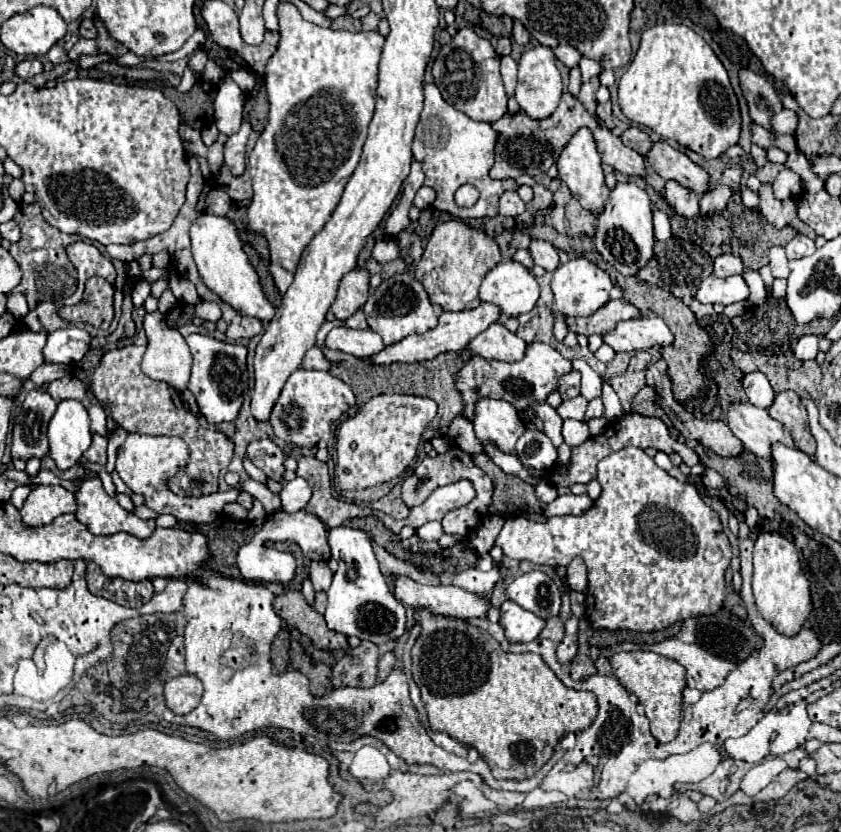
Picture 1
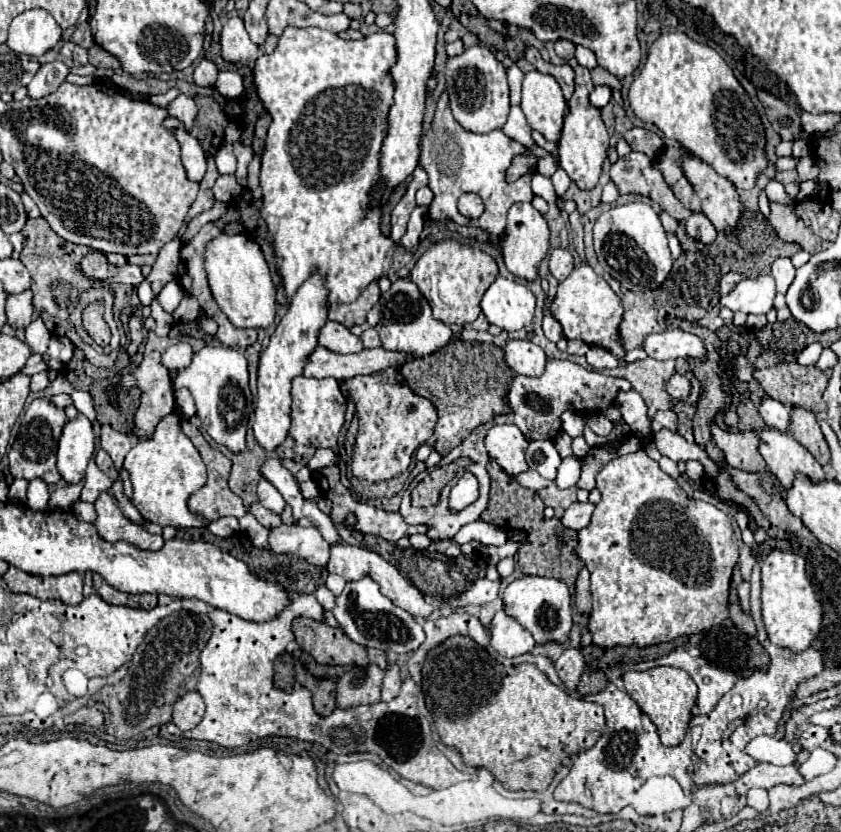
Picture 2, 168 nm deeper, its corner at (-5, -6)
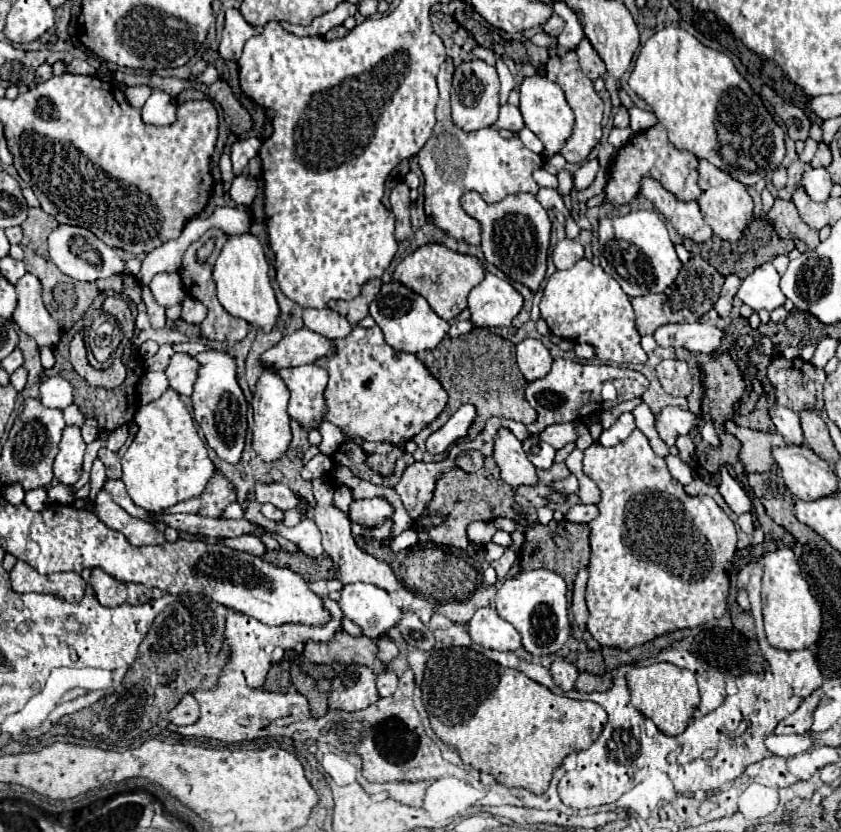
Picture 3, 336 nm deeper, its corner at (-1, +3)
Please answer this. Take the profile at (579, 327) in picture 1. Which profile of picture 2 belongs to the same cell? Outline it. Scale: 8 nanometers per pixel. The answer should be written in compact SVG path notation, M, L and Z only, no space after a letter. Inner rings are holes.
M682 252L680 258L674 260L672 272L668 274L668 278L664 280L662 286L658 286L656 290L648 290L648 292L630 292L626 290L622 296L622 306L624 306L624 316L618 328L618 340L622 342L622 346L626 350L634 350L642 344L642 338L650 332L662 332L664 326L664 316L672 314L676 318L684 318L684 320L700 320L706 316L706 312L710 312L720 298L720 290L718 290L718 280L720 274L714 270L714 264L710 268L708 260L704 254L700 252Z

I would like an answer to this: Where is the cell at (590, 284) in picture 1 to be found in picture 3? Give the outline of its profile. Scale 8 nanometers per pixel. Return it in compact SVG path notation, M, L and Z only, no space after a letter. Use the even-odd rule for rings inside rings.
M588 259L578 261L572 269L550 275L540 301L540 313L552 335L592 345L596 359L604 363L614 361L618 365L640 365L648 359L646 351L640 347L640 335L636 331L636 317L630 299L622 293L614 277Z

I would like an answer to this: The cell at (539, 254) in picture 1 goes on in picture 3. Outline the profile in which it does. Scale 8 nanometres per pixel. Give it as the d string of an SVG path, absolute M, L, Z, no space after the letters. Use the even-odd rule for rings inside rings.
M562 239L554 249L554 265L556 269L570 269L584 257L584 249L578 241Z

